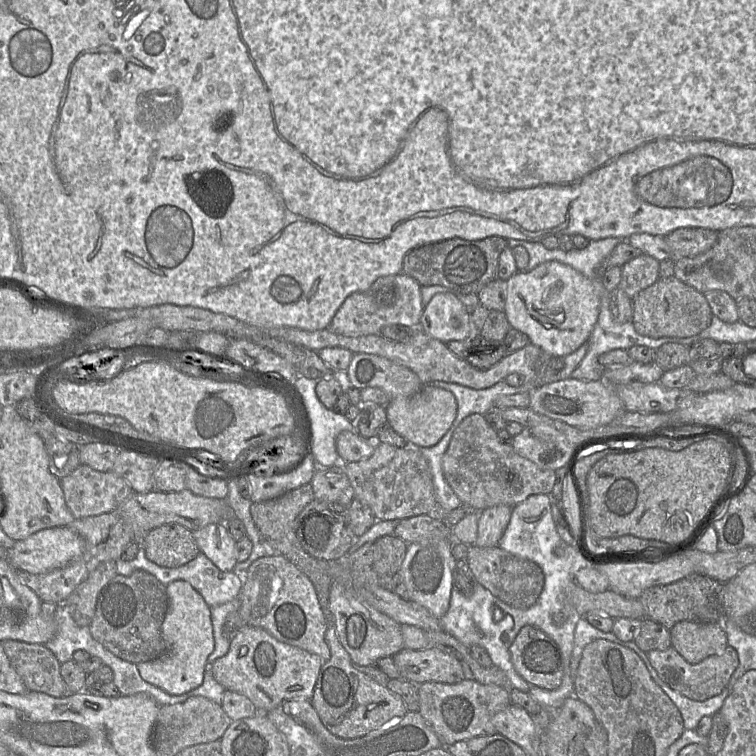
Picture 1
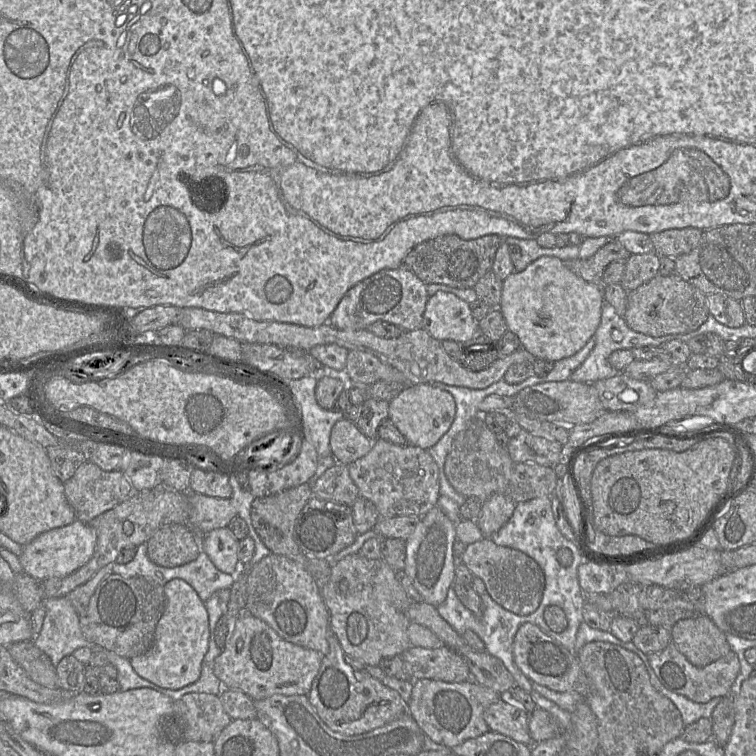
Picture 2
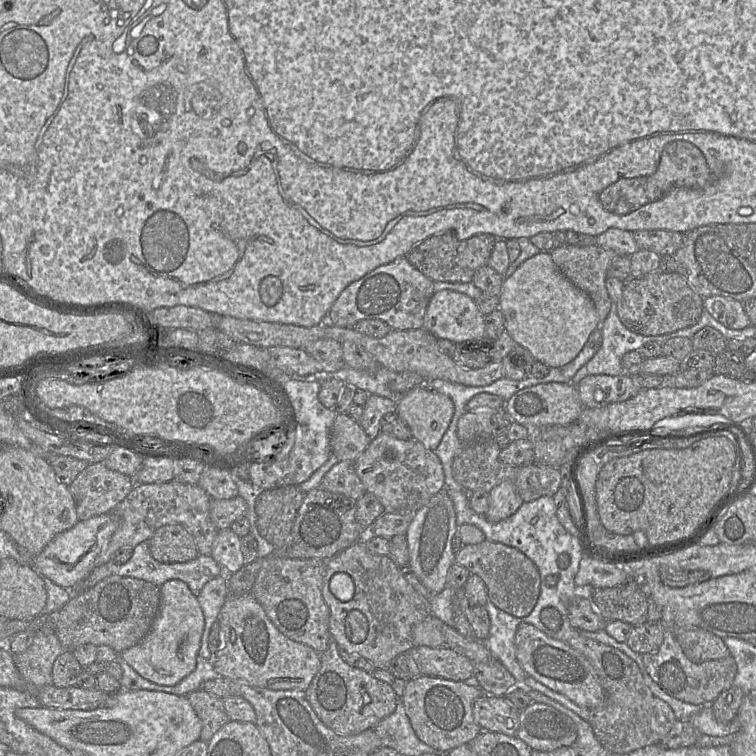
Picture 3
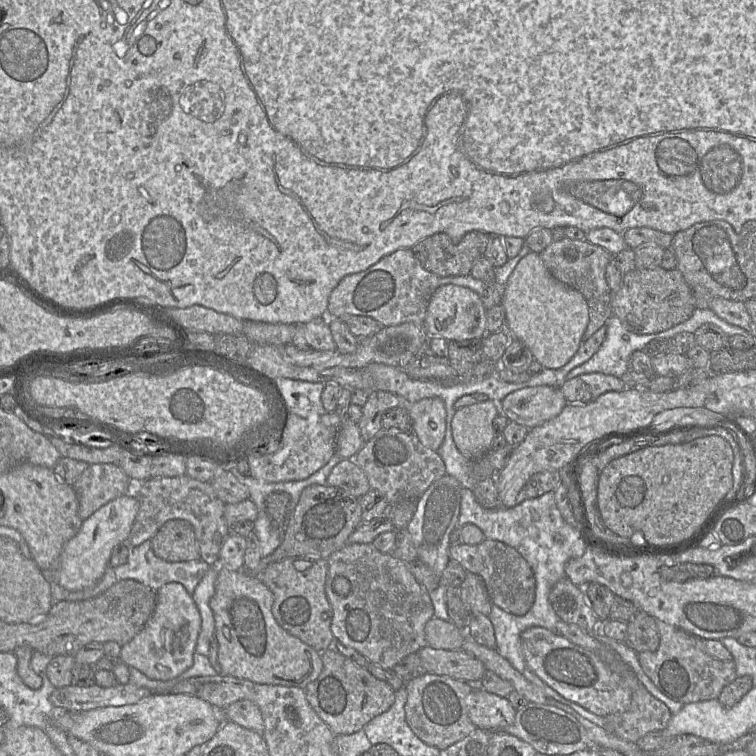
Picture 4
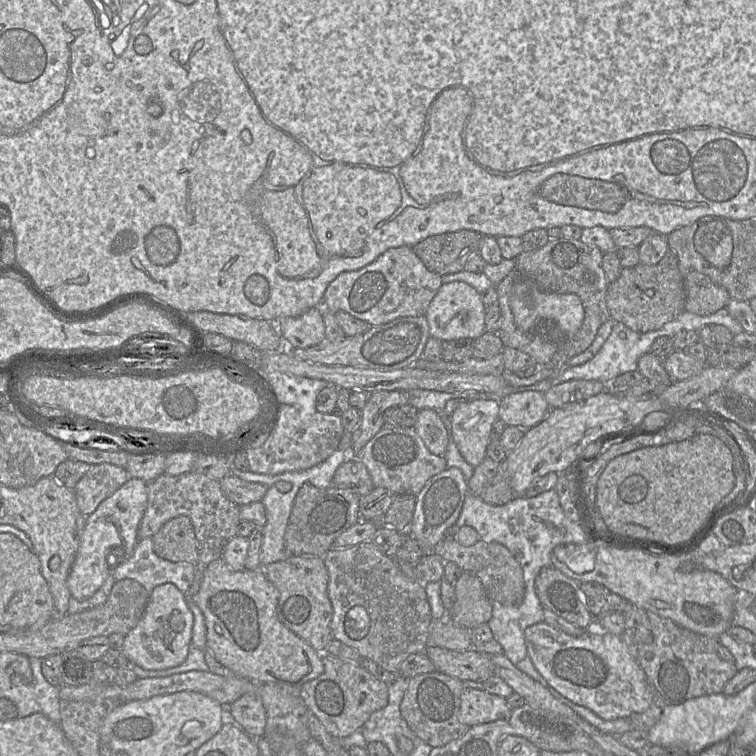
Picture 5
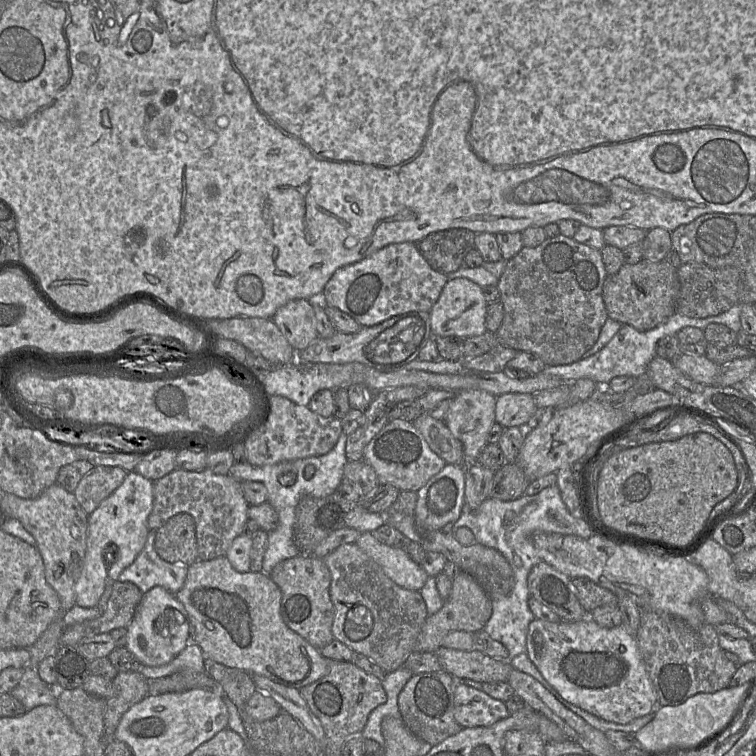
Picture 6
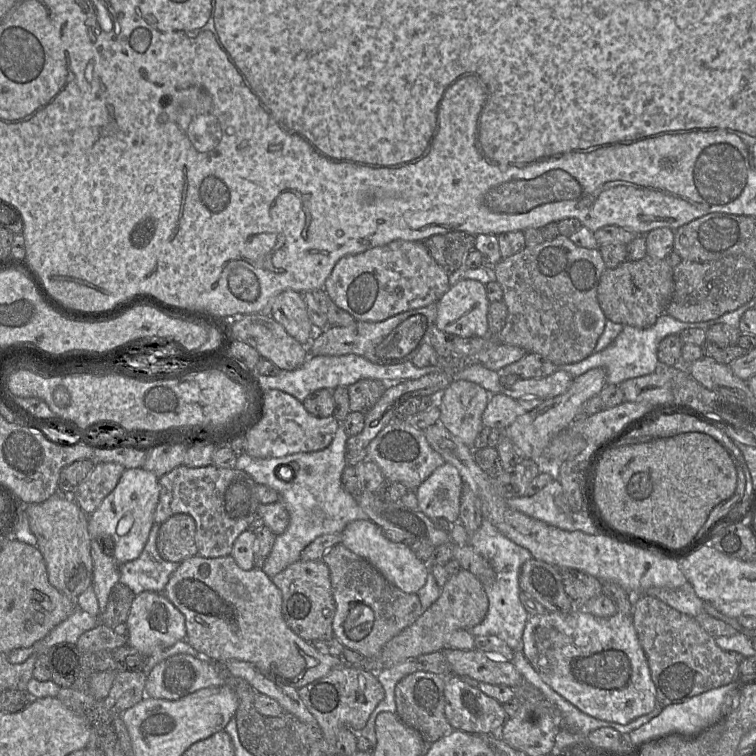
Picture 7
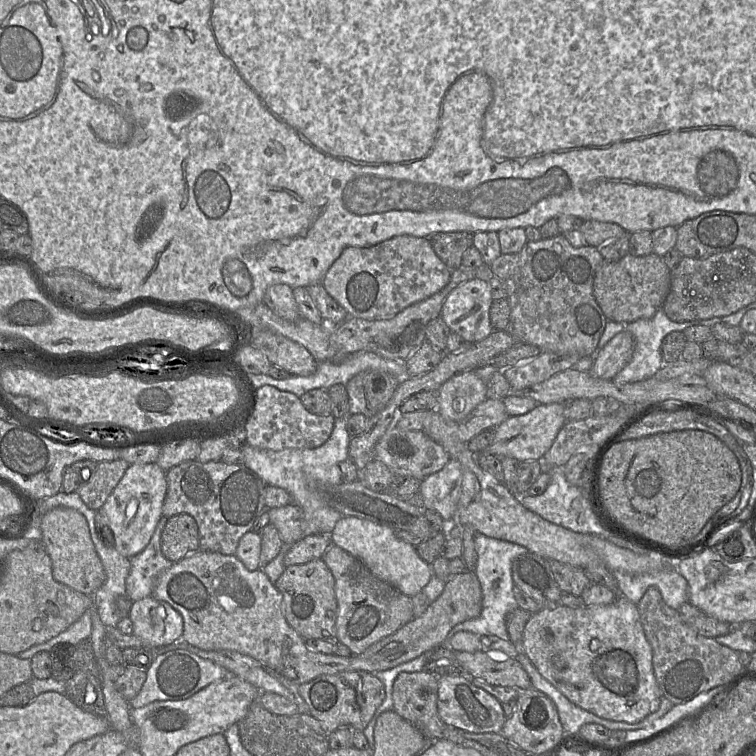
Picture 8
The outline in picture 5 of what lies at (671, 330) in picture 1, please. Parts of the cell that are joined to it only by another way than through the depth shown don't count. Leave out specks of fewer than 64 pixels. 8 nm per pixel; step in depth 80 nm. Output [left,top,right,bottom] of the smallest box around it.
[606,263,685,333]

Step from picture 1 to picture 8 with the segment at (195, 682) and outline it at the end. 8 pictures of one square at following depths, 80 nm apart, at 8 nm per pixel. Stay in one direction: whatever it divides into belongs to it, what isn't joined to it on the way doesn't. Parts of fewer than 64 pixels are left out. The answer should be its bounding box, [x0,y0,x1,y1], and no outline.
[129,596,184,649]

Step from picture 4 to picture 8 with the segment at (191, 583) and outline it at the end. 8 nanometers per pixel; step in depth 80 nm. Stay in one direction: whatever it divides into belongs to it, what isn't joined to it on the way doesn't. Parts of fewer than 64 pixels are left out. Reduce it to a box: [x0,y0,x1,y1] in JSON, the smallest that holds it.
[126,516,173,602]

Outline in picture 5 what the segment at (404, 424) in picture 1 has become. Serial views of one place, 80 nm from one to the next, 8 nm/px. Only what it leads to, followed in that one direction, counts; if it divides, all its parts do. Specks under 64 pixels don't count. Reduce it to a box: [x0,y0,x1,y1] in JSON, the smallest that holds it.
[414,410,448,456]

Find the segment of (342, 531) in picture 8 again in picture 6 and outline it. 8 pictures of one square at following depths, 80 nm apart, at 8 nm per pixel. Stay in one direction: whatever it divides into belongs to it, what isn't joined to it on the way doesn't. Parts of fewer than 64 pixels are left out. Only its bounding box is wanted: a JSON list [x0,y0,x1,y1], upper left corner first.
[355,532,429,591]

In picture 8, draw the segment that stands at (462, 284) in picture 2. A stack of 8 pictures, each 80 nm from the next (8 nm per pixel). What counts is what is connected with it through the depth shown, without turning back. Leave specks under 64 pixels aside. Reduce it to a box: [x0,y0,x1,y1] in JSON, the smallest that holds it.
[427,231,473,271]

